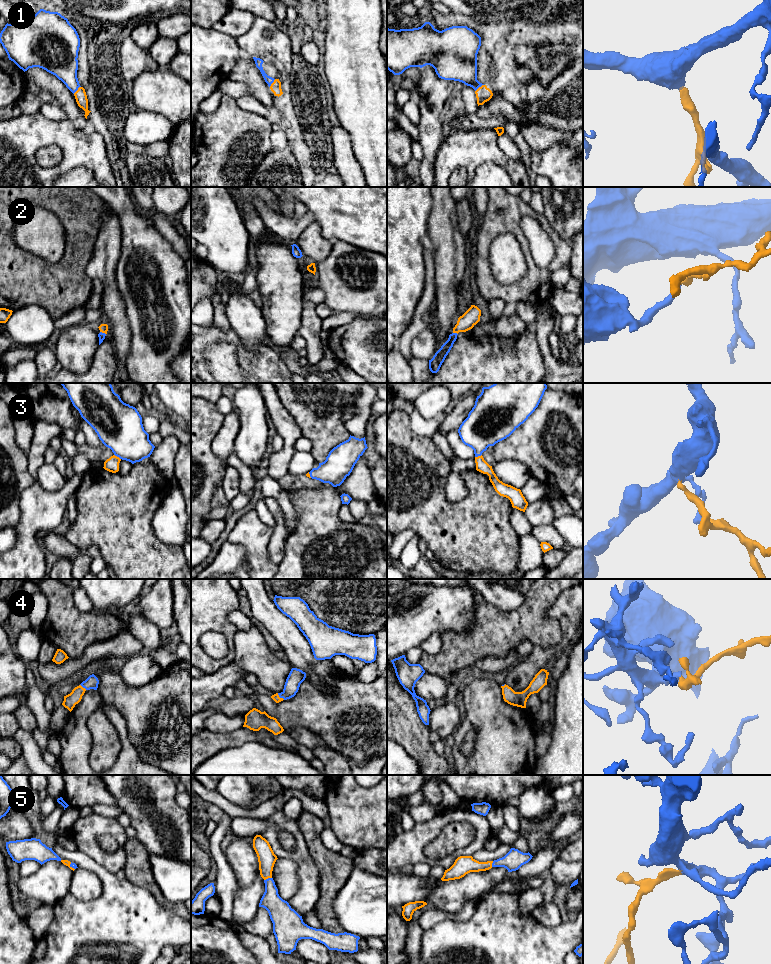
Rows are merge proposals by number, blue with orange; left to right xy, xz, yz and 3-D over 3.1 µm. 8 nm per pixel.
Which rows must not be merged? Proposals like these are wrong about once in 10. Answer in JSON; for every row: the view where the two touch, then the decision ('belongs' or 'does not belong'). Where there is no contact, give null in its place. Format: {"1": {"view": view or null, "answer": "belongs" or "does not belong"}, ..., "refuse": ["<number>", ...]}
{"1": {"view": "yz", "answer": "belongs"}, "2": {"view": "xy", "answer": "belongs"}, "3": {"view": "xy", "answer": "belongs"}, "4": {"view": "xz", "answer": "belongs"}, "5": {"view": "xz", "answer": "belongs"}, "refuse": []}

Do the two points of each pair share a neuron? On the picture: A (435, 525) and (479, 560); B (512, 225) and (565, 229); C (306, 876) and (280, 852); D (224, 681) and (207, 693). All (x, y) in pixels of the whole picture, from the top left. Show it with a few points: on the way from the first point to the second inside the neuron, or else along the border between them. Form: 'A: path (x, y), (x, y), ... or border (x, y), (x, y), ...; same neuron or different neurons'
A: path (446, 527), (468, 549); same neuron
B: border (555, 231), (562, 237), (569, 238), (572, 241); different neurons
C: path (306, 867), (294, 854), (289, 854); same neuron
D: path (220, 681), (211, 689); same neuron

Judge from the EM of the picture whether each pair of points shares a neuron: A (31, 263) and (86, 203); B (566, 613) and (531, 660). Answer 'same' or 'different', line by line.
A: same
B: same

